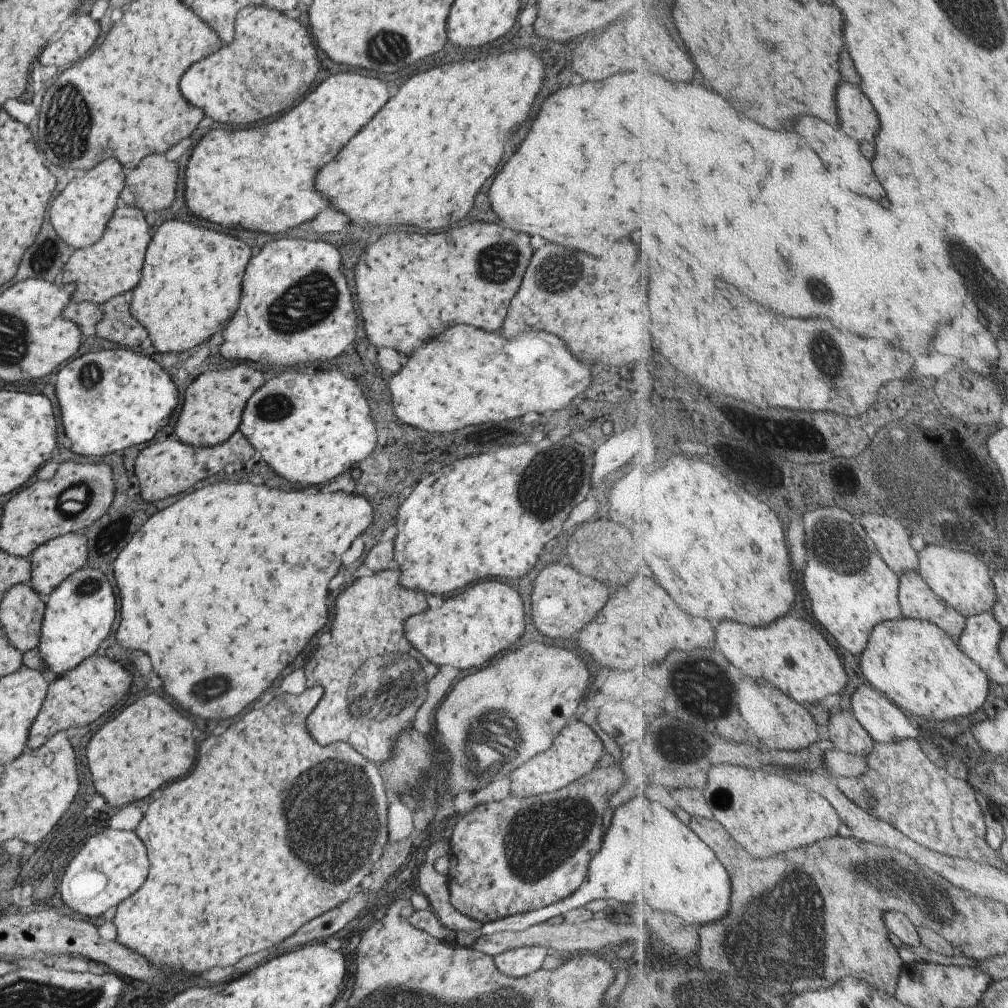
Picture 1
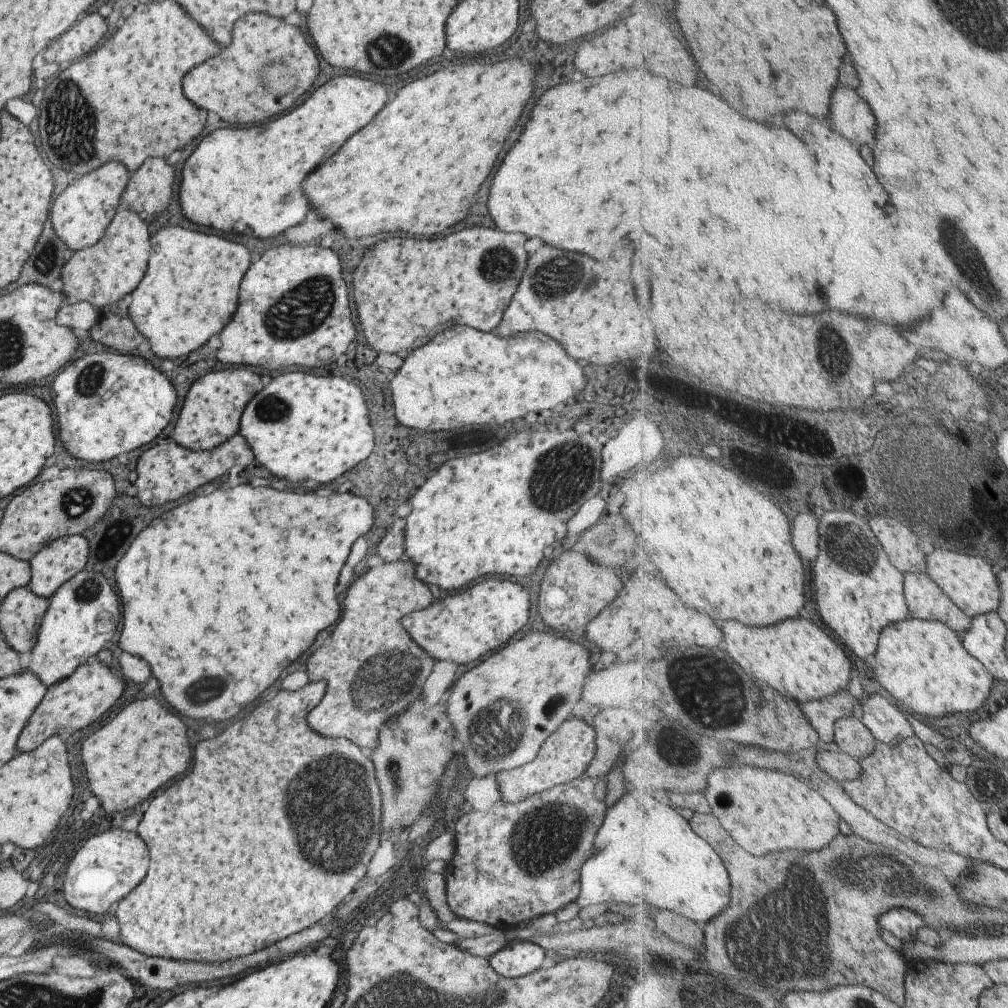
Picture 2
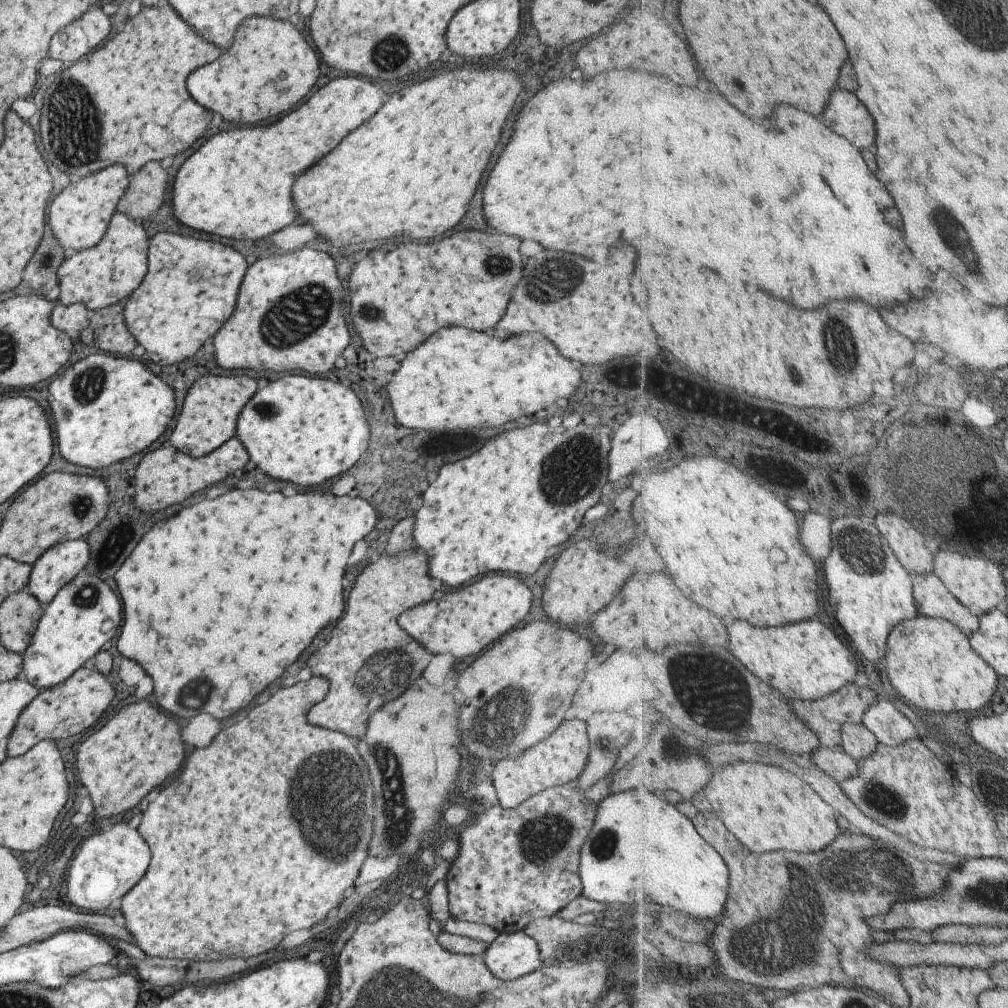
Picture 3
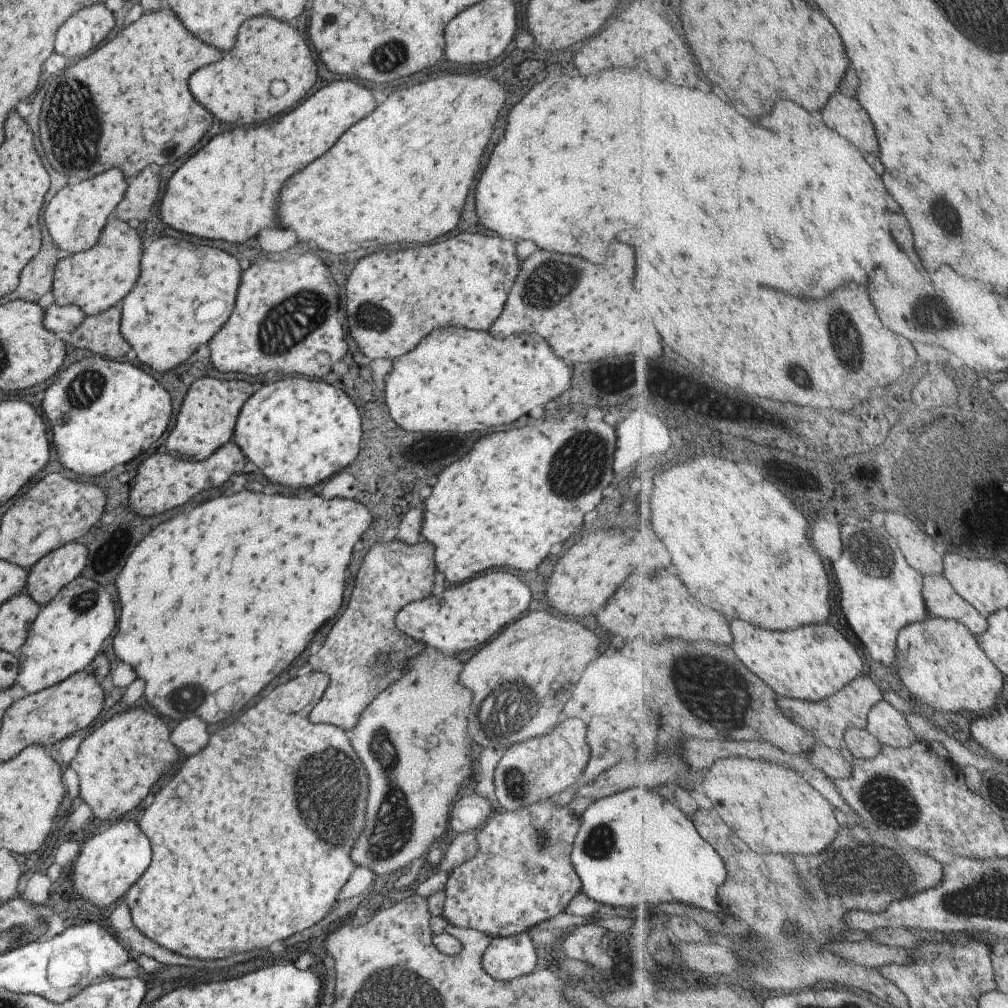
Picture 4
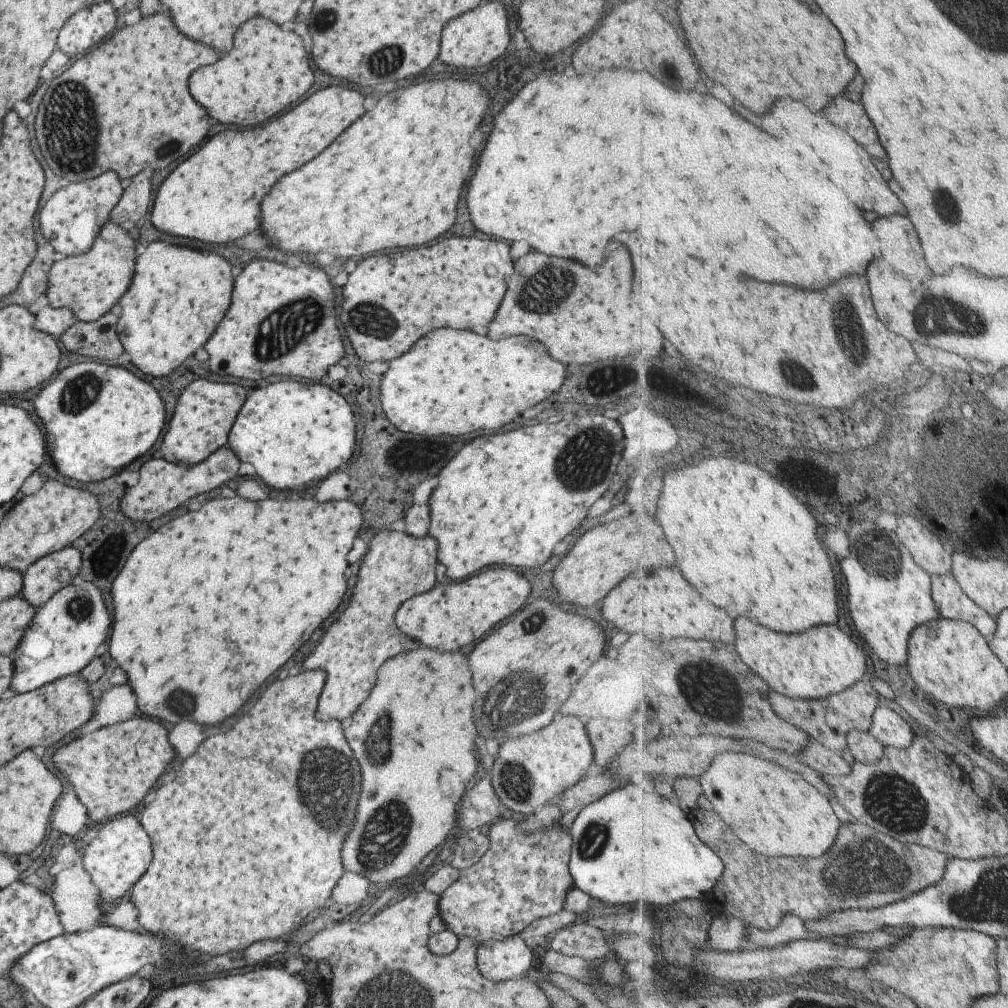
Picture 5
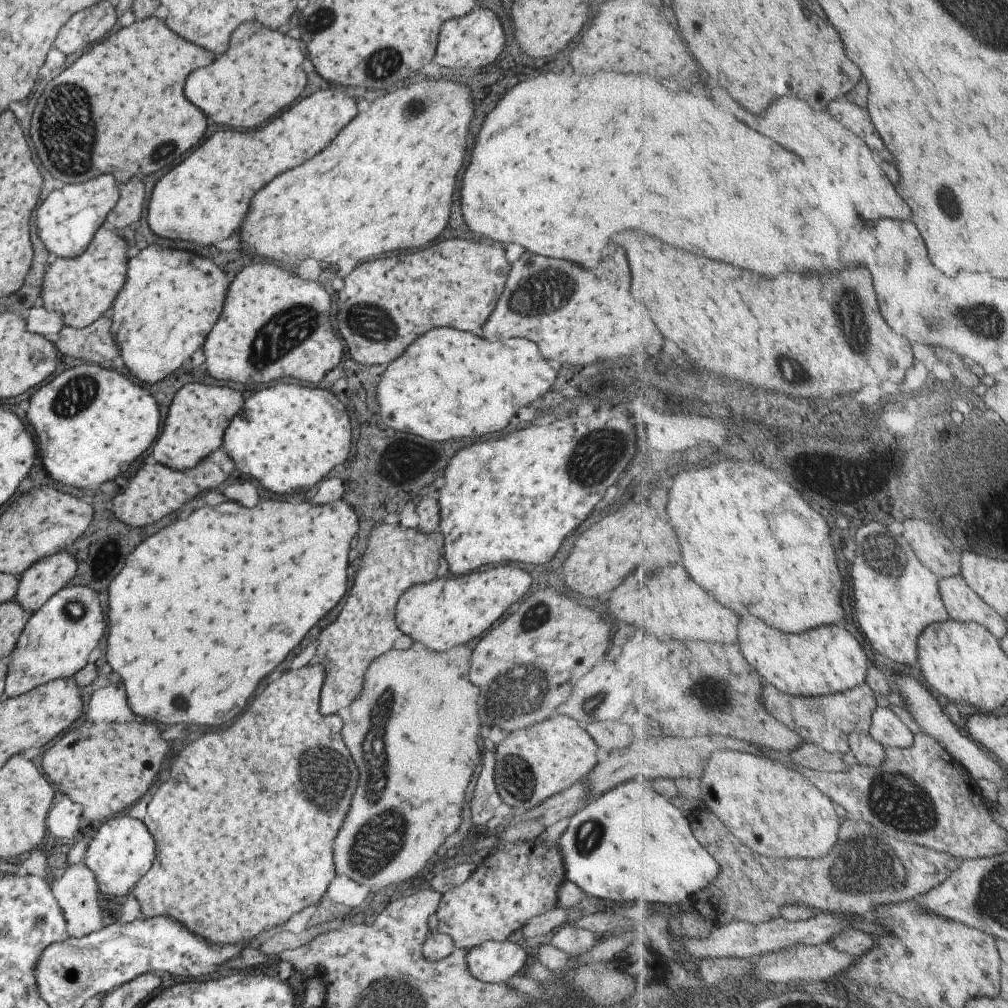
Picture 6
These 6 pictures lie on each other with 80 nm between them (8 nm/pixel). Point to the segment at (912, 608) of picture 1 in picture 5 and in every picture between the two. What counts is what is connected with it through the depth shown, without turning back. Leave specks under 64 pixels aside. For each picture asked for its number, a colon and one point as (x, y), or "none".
2: (927, 599)
3: (933, 597)
4: (939, 592)
5: (954, 602)

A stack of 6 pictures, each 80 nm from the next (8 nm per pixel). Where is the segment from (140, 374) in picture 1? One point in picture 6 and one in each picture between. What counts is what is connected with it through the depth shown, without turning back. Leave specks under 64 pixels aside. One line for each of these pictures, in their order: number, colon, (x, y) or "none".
2: (106, 404)
3: (104, 409)
4: (101, 413)
5: (96, 419)
6: (90, 423)

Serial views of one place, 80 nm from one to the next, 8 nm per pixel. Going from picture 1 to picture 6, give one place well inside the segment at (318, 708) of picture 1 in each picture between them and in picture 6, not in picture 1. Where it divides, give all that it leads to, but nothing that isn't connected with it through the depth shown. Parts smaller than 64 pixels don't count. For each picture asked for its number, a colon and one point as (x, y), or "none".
2: (373, 670)
3: (368, 659)
4: (363, 652)
5: (396, 566)
6: (394, 558)

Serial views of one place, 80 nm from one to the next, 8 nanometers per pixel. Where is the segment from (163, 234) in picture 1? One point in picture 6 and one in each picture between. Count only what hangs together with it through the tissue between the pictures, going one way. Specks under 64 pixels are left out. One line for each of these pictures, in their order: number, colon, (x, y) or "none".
2: (190, 288)
3: (190, 287)
4: (184, 293)
5: (174, 302)
6: (169, 299)

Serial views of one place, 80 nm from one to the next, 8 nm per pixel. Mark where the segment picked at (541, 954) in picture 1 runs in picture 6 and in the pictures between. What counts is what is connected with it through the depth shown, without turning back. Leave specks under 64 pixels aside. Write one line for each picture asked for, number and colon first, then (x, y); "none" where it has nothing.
2: (518, 959)
3: (511, 955)
4: (506, 958)
5: (509, 958)
6: (495, 962)

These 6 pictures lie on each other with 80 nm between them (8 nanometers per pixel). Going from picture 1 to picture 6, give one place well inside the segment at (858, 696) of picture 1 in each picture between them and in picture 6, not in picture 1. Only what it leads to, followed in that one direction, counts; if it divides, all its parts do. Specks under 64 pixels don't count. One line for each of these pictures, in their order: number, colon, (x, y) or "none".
2: (889, 723)
3: (891, 727)
4: (889, 725)
5: (888, 727)
6: (887, 727)

